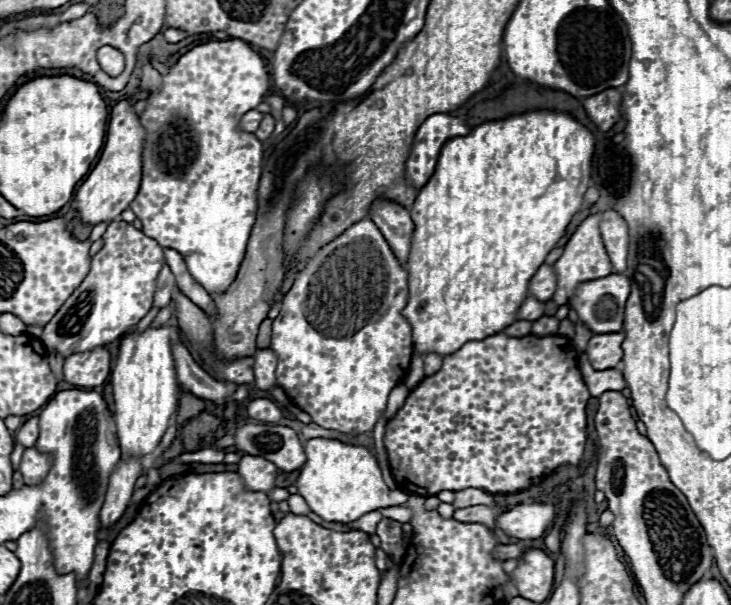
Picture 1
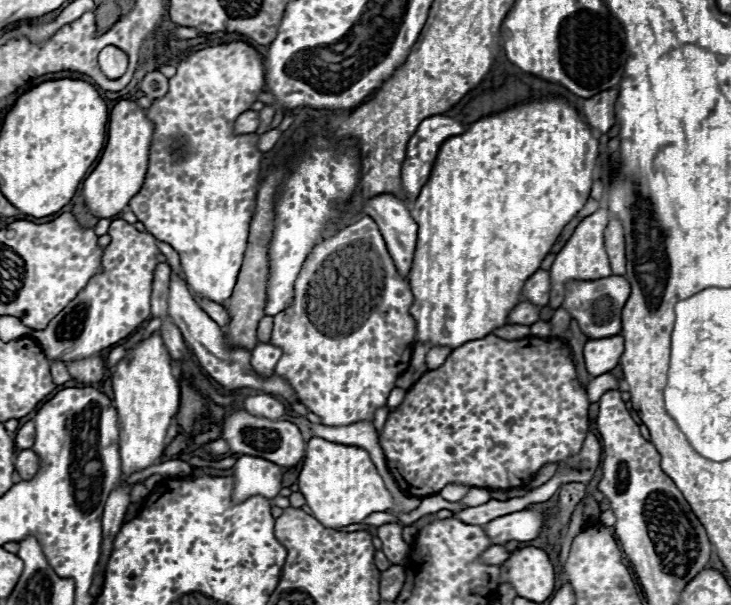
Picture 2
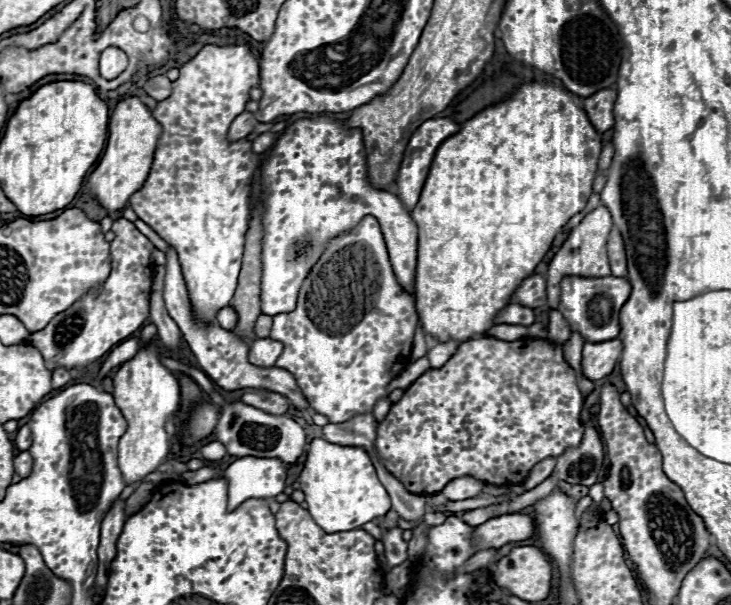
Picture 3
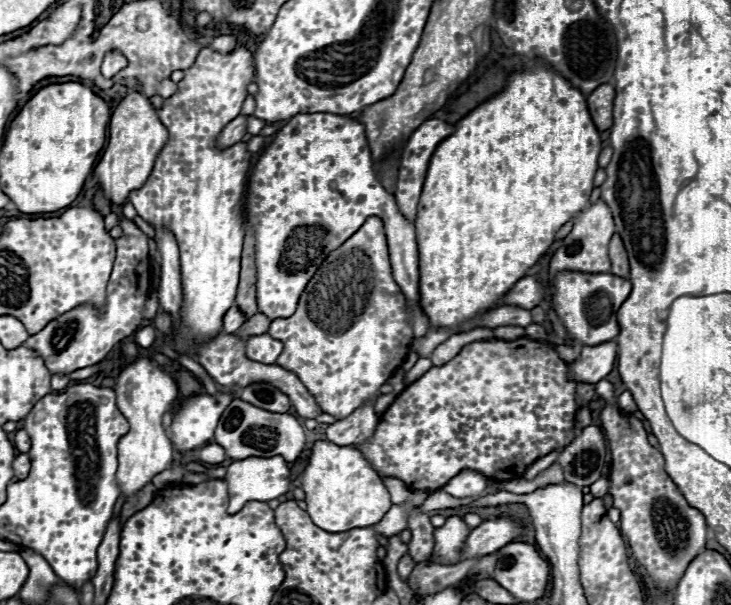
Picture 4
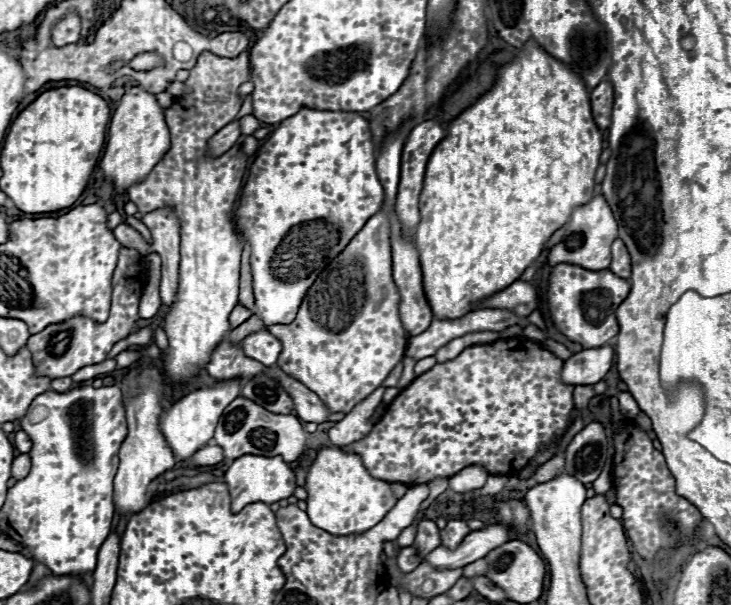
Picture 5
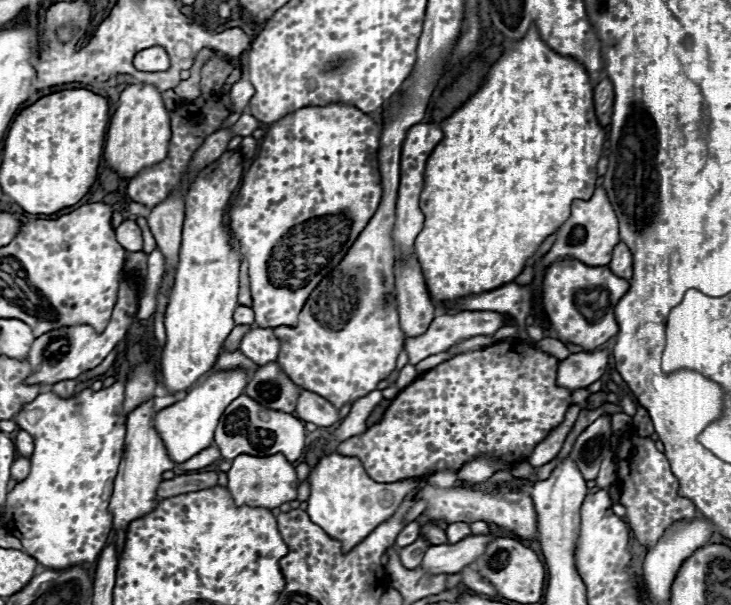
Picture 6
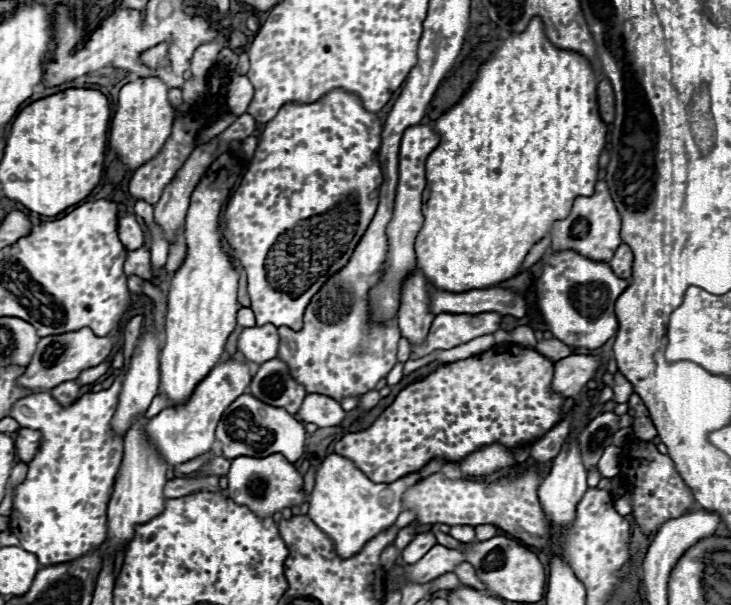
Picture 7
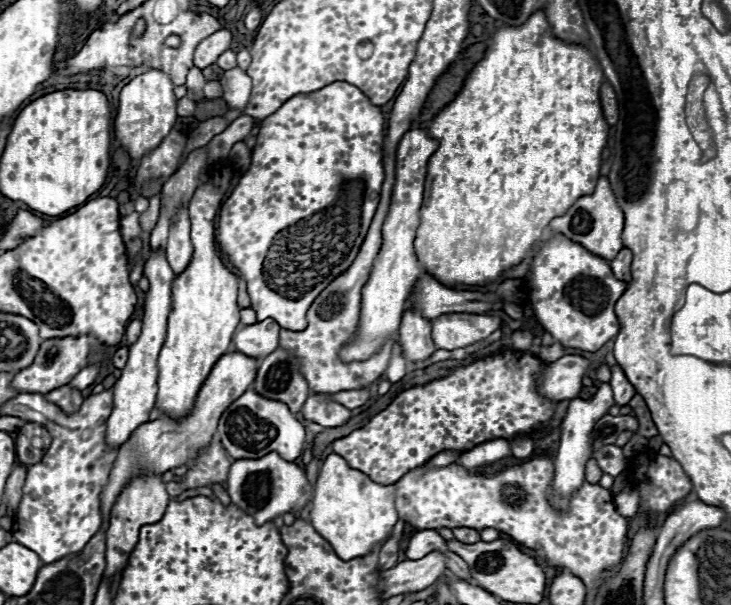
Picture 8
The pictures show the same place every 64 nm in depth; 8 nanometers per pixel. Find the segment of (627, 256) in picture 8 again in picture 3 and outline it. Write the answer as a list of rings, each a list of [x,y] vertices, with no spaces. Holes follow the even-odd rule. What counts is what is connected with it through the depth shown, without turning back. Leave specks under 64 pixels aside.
[[[614,226],[608,236],[608,258],[610,258],[610,268],[614,276],[626,276],[626,252],[624,252],[624,242],[622,234]]]

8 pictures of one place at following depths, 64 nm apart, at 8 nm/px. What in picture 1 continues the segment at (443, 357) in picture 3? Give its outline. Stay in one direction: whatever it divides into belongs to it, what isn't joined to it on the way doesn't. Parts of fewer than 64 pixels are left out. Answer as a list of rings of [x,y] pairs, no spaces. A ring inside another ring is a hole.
[[[426,354],[424,356],[424,374],[432,376],[434,372],[438,372],[442,366],[442,356],[438,354]]]

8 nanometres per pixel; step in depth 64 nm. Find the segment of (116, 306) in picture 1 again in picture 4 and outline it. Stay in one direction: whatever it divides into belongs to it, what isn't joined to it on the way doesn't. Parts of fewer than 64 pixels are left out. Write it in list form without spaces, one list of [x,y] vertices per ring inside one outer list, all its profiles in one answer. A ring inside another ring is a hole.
[[[120,220],[118,224],[122,228],[122,236],[116,238],[116,260],[114,270],[106,288],[106,304],[104,314],[98,312],[92,304],[80,304],[78,308],[58,316],[50,324],[46,324],[44,330],[38,334],[32,334],[24,346],[36,350],[42,358],[46,368],[52,374],[70,374],[78,368],[86,368],[92,364],[102,362],[108,352],[134,334],[142,322],[144,302],[150,290],[150,258],[148,258],[148,238],[144,232],[138,230],[138,226],[132,220]]]

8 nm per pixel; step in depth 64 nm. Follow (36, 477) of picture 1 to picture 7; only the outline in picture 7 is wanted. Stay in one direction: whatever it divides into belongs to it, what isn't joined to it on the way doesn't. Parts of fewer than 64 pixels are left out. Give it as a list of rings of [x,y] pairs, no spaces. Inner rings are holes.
[[[18,462],[18,464],[12,468],[12,474],[10,474],[10,484],[12,484],[12,486],[22,484],[22,482],[24,482],[24,478],[26,478],[26,472],[28,472],[26,462]]]

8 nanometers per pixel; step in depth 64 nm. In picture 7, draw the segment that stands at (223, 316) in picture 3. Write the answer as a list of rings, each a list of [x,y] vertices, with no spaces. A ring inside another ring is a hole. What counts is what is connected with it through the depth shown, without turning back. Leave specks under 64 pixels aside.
[[[240,308],[238,314],[236,314],[236,322],[238,322],[238,326],[244,326],[244,328],[254,326],[256,324],[254,322],[254,312],[250,308]]]

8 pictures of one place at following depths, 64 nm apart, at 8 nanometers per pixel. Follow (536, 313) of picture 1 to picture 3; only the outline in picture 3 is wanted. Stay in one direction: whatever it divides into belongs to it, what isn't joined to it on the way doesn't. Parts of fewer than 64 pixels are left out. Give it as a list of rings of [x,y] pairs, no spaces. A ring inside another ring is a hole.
[[[510,304],[508,308],[504,308],[504,310],[498,314],[496,324],[520,324],[520,326],[530,326],[530,324],[534,324],[534,310],[522,306],[522,304]]]

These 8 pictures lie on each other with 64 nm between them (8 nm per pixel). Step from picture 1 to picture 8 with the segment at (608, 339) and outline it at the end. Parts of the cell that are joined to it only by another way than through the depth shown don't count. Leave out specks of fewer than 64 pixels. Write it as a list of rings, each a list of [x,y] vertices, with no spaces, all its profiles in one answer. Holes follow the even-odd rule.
[[[562,356],[560,360],[546,364],[540,378],[540,392],[556,402],[578,398],[588,368],[590,362],[582,356]]]

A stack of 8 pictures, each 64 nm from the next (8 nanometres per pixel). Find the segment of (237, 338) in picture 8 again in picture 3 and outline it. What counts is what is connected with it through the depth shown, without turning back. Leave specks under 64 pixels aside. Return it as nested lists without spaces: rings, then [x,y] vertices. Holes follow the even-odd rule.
[[[256,338],[250,342],[250,362],[260,368],[272,368],[282,354],[282,344],[270,338]]]

